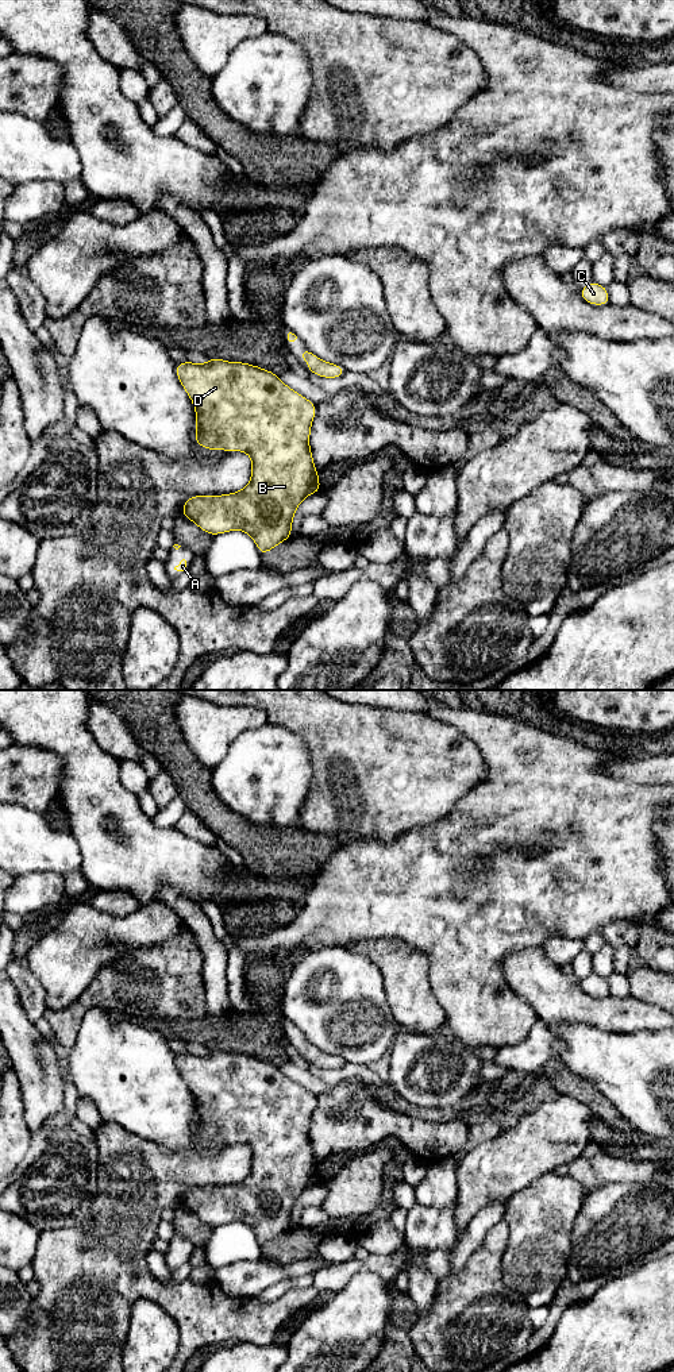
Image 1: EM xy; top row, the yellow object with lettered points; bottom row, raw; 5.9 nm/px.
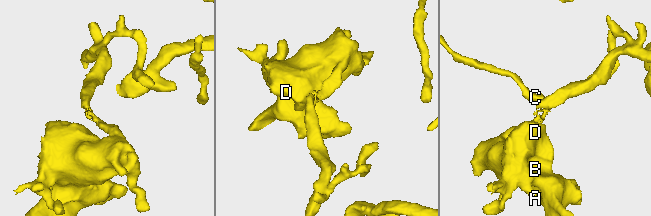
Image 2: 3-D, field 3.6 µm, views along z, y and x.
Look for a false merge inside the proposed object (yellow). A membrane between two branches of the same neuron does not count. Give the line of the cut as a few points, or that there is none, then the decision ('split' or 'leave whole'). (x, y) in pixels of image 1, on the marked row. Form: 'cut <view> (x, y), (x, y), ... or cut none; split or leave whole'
cut none; leave whole

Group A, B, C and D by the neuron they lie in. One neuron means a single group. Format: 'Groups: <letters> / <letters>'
Groups: A B C D

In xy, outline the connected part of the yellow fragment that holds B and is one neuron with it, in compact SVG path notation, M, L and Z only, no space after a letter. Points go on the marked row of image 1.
M209 358L204 365L181 362L176 365L176 374L196 411L196 443L207 450L247 452L253 463L251 481L244 489L223 496L190 497L185 501L181 514L213 536L235 529L244 531L253 537L263 556L281 542L289 540L293 516L300 502L321 490L309 448L311 424L316 415L316 405L286 386L277 374L243 362L226 362L219 358Z

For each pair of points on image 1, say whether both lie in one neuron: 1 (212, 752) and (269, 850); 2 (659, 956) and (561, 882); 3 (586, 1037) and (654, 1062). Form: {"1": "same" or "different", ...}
{"1": "different", "2": "different", "3": "same"}

